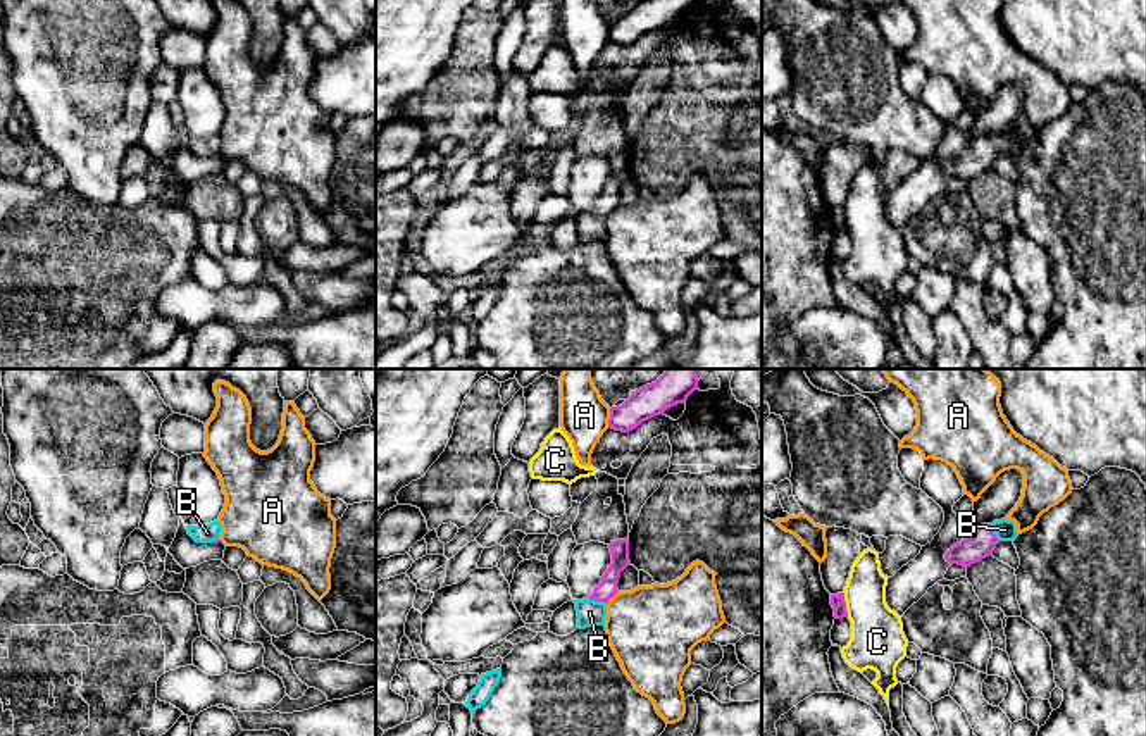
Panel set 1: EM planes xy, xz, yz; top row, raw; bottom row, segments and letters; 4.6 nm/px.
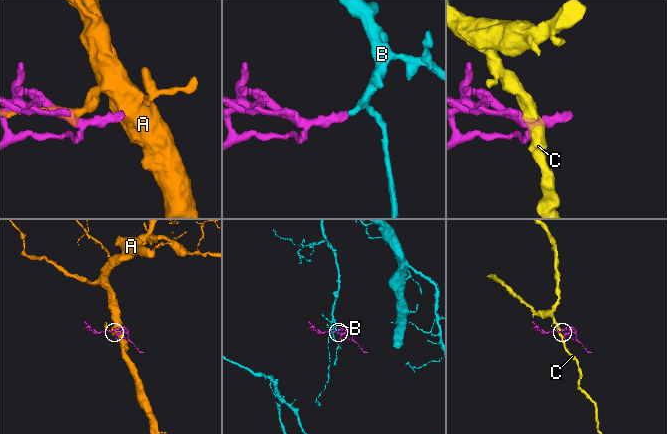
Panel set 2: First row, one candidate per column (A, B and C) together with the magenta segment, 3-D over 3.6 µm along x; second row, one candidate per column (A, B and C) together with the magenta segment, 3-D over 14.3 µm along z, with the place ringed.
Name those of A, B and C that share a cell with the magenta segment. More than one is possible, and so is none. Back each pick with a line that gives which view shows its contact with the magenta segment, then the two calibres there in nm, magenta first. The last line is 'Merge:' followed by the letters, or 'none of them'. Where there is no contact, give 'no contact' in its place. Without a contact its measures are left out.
B: xz | 90/120 nm
Merge: B

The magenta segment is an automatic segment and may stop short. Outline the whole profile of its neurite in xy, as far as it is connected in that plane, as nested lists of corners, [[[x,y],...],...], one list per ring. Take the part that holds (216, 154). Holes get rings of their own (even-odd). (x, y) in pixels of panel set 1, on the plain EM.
[[[214,134],[205,140],[186,140],[188,148],[196,155],[196,157],[219,157],[221,153],[221,136]]]

